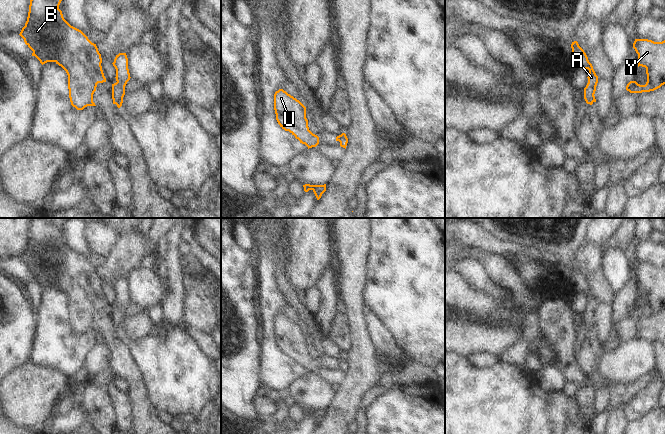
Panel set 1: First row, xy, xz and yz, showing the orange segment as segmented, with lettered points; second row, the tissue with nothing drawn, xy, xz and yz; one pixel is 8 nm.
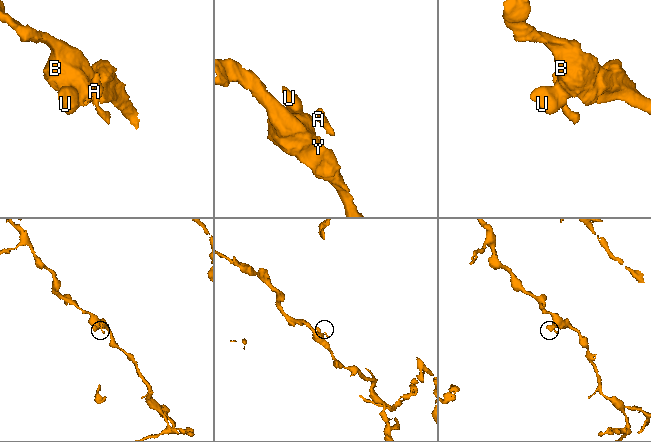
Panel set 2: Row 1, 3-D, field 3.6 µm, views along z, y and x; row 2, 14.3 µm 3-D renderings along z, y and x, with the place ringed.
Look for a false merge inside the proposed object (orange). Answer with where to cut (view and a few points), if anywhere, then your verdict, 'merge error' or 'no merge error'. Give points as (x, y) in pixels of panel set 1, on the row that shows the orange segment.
cut in xz along (339, 136), (337, 140); merge error

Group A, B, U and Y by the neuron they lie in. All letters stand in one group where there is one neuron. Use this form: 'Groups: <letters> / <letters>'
Groups: A / B U Y

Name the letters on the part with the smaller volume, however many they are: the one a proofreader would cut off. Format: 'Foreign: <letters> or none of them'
Foreign: A

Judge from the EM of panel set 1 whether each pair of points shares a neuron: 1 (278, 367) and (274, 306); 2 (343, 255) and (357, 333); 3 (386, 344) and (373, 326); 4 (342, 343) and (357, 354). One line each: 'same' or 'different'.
1: same
2: same
3: same
4: different

